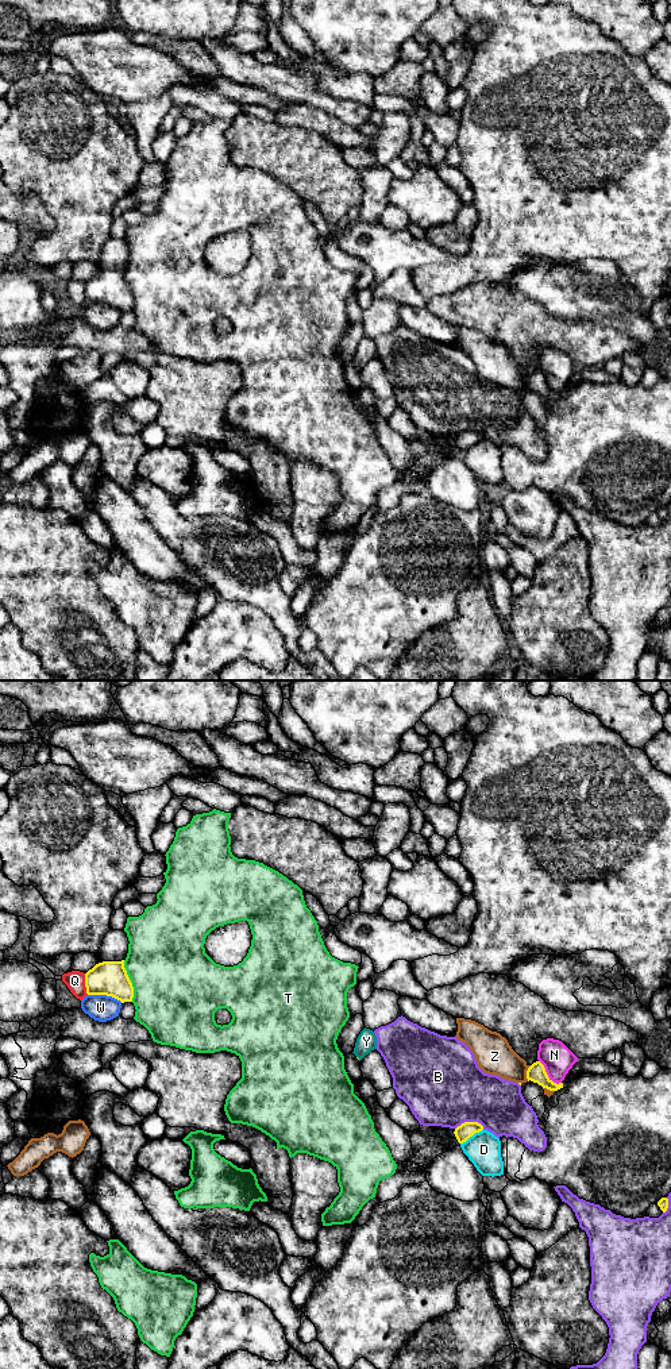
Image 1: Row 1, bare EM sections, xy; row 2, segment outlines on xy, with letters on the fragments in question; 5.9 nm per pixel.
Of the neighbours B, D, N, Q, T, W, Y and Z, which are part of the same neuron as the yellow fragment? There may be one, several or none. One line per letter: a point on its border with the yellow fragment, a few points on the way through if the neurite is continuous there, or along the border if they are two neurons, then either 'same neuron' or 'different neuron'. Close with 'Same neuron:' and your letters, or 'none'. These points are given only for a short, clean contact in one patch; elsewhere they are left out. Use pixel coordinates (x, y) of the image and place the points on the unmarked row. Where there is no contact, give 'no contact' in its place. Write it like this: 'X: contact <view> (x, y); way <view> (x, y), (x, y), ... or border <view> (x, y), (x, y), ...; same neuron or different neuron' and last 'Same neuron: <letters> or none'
B: contact xy (469, 431); different neuron
D: contact xy (471, 444); different neuron
N: contact xy (547, 384); border xy (539, 369), (546, 382), (554, 390), (560, 392); different neuron
Q: contact xy (85, 293); different neuron
T: contact xy (130, 289); different neuron
W: contact xy (105, 303); different neuron
Y: no contact; same neuron
Z: contact xy (527, 382); different neuron
Same neuron: Y

